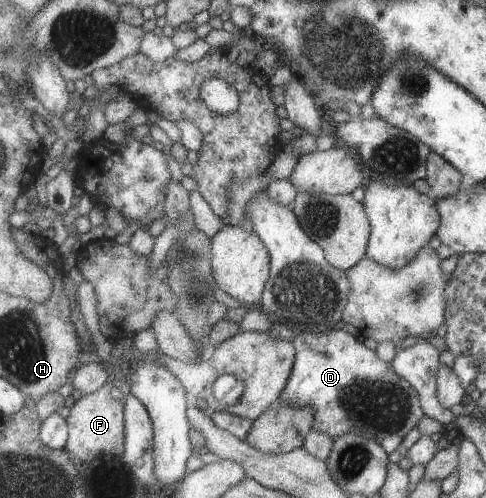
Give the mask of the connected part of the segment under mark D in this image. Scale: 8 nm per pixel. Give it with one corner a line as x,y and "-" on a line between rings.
299,328
292,339
295,350
294,363
291,374
287,379
279,398
279,401
289,406
310,406
313,408
313,420
311,430
325,434
332,441
339,438
345,432
361,432
367,438
373,438
381,444
383,452
389,454
413,426
416,426
423,417
417,392
393,370
392,364
379,360
374,350
369,350
363,343
357,342
355,337
349,335
345,329
308,329

